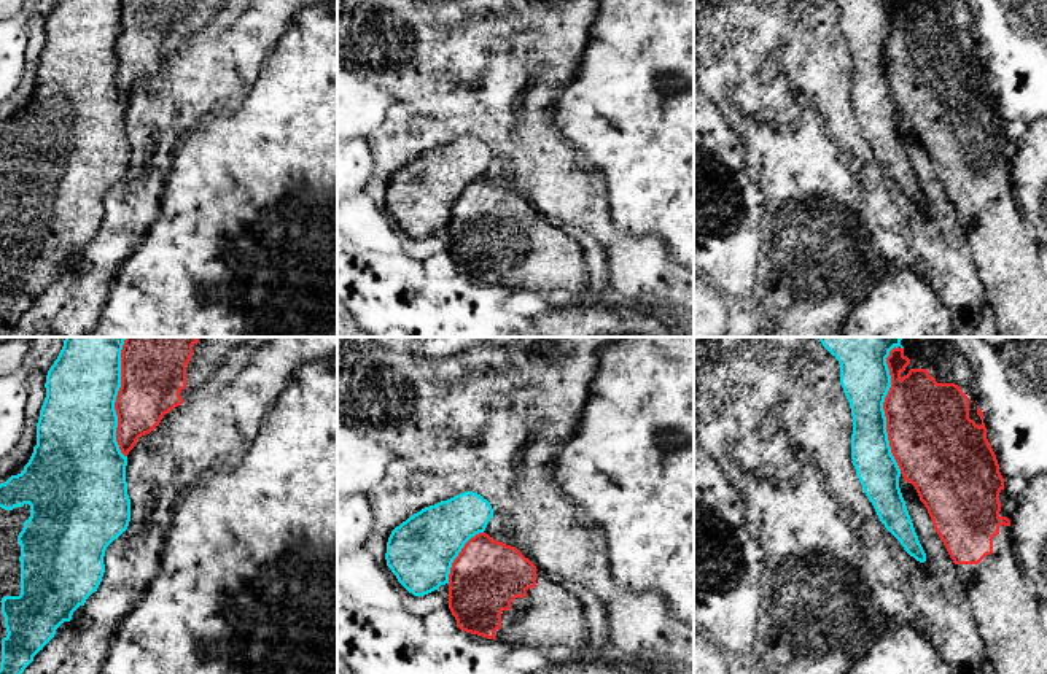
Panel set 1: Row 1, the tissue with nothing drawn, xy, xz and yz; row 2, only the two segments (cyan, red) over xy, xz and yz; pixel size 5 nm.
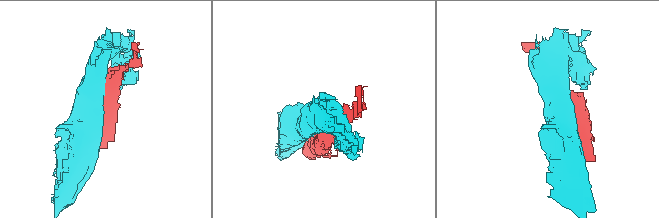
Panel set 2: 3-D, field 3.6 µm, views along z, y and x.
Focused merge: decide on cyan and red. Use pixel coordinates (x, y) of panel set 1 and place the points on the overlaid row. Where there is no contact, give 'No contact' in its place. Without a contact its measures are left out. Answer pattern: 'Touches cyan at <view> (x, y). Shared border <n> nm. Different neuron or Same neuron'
Touches cyan at yz (882, 409). Shared border 650 nm. Different neuron

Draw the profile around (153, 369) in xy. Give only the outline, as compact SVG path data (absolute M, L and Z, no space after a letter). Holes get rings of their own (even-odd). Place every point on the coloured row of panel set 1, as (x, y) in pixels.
M126 337L116 396L116 442L124 456L162 416L191 397L250 337Z

